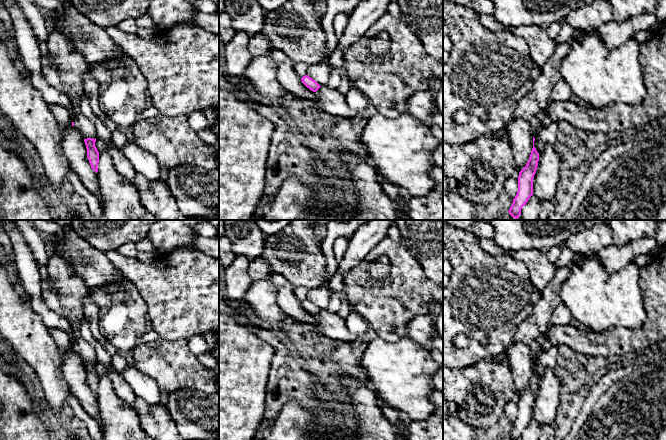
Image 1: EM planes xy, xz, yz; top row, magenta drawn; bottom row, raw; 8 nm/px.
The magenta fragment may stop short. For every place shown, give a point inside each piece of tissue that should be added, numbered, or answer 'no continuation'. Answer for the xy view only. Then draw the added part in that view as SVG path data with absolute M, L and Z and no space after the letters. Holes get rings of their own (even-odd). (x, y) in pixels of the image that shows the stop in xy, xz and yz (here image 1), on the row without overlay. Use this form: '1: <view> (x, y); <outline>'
1: xy (85, 350); M81 335L76 340L76 343L73 345L74 351L78 353L83 363L97 362L95 348L87 342Z

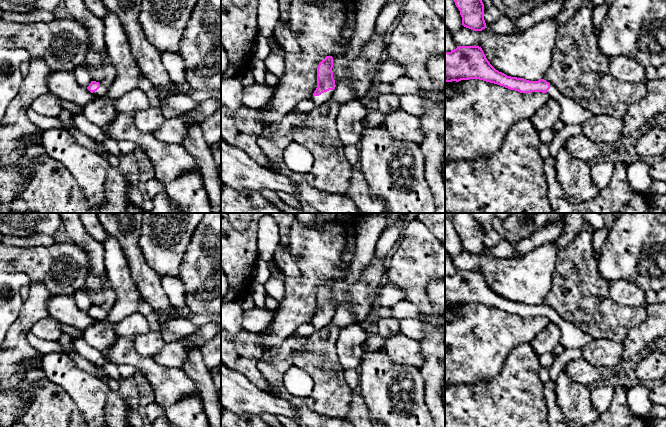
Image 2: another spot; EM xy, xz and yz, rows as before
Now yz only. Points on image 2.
1: yz (572, 337); M550 308L550 313L548 314L547 319L560 328L562 333L560 343L565 349L582 349L594 340L592 336L560 317L552 308Z

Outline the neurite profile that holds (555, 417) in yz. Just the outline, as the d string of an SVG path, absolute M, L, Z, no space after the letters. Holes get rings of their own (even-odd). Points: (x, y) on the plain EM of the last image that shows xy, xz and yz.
M549 380L543 384L543 393L548 408L548 423L550 427L572 427L566 421L558 405L556 397L556 382Z

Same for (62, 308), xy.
M57 295L48 302L49 316L61 324L85 331L97 322L85 311L80 310L74 296Z

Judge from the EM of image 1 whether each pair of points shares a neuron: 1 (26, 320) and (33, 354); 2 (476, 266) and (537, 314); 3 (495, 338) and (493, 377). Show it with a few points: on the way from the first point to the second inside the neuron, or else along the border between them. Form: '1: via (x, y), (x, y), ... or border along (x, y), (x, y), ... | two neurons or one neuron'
1: via (27, 328), (32, 333), (33, 346) | one neuron
2: border along (540, 292), (530, 315), (518, 329) | two neurons
3: border along (491, 356), (479, 358), (469, 365) | two neurons

